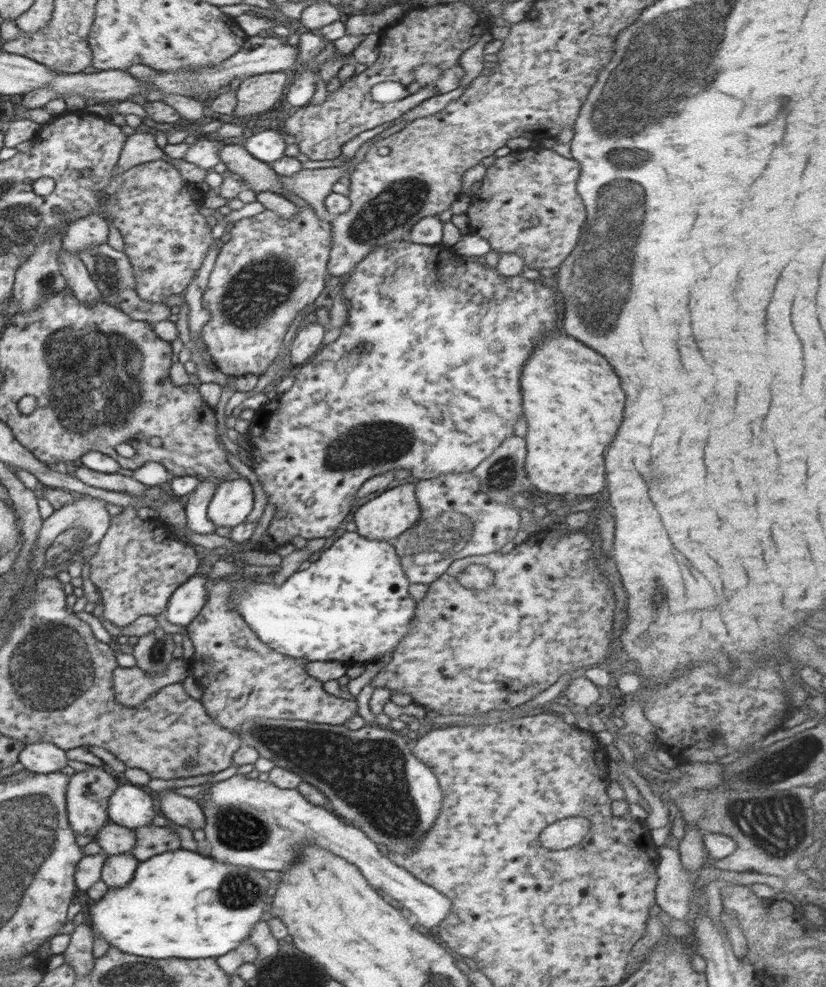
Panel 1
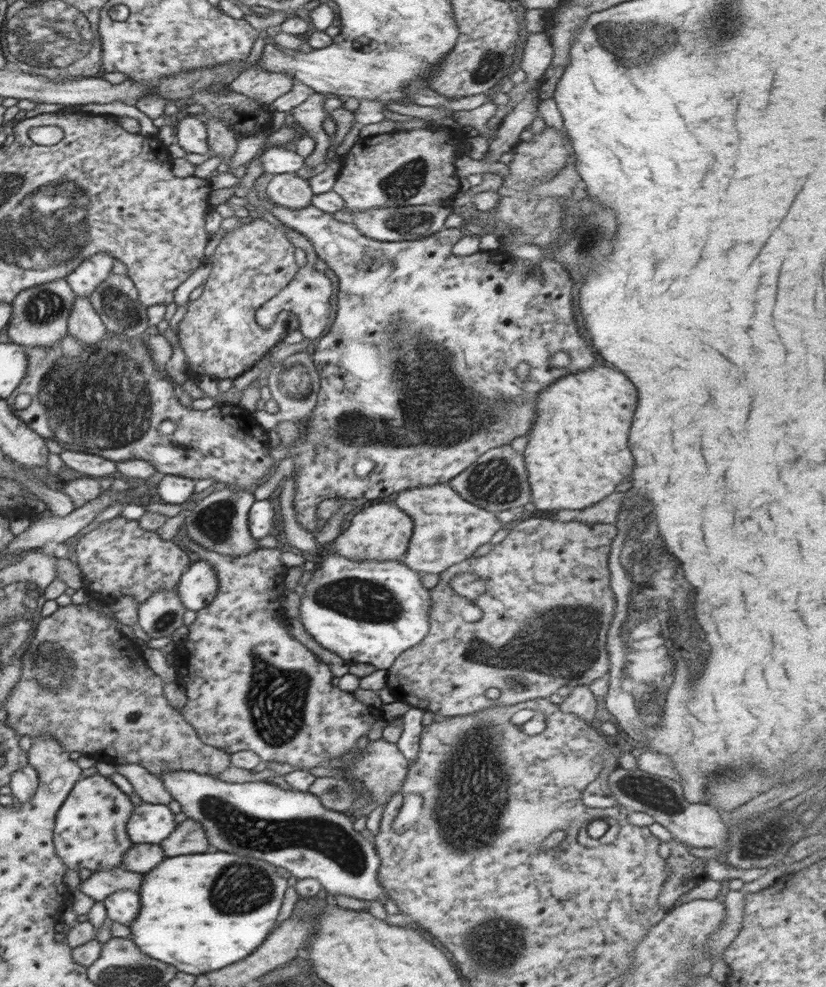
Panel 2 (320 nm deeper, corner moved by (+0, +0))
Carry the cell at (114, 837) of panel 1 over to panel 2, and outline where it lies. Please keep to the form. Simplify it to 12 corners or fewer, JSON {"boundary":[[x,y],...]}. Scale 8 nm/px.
{"boundary":[[133,843],[122,867],[142,875],[166,858],[159,844]]}

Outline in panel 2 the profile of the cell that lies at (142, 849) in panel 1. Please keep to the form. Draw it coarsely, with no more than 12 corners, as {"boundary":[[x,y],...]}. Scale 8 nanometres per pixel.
{"boundary":[[194,819],[177,825],[160,846],[166,857],[211,850]]}

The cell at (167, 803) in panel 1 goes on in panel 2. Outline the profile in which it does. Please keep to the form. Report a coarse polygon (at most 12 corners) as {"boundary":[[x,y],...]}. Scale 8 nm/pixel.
{"boundary":[[138,764],[116,765],[144,803],[168,805],[172,796]]}

